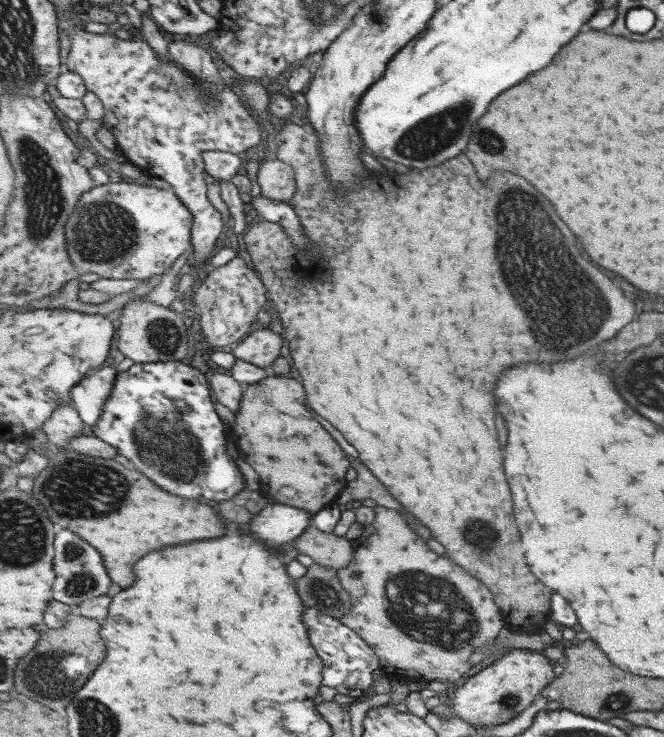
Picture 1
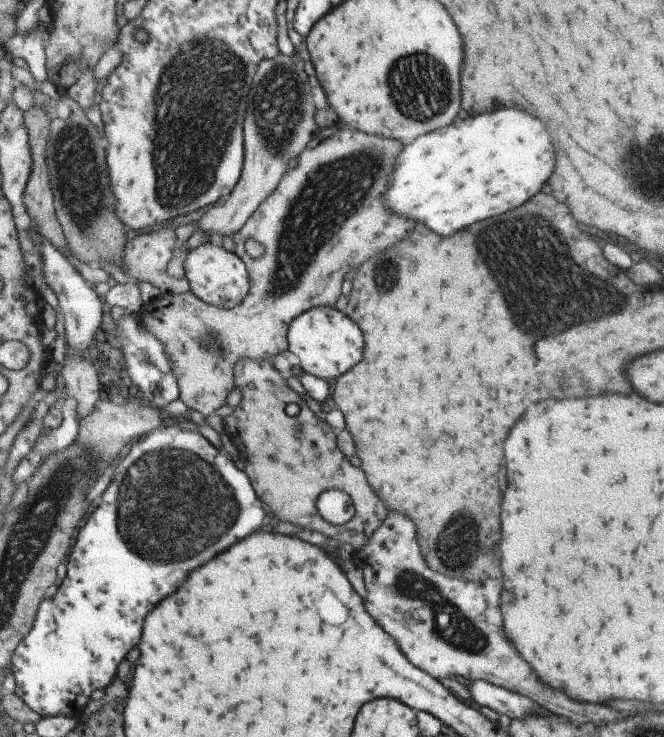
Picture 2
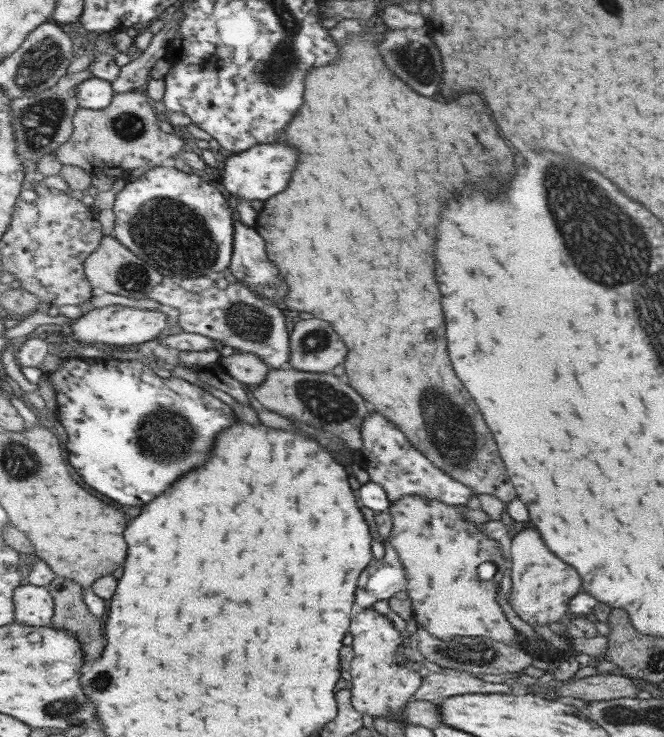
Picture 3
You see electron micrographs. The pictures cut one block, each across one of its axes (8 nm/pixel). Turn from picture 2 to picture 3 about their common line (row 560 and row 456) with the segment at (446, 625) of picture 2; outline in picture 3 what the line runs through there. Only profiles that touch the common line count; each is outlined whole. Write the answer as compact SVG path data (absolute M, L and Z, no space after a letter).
M371 412L362 428L364 440L363 468L367 470L369 480L380 484L387 491L392 504L407 495L421 495L437 499L450 505L465 505L473 498L474 488L455 480L455 477L439 468L429 457L416 448L406 432L399 430L389 418L379 412Z

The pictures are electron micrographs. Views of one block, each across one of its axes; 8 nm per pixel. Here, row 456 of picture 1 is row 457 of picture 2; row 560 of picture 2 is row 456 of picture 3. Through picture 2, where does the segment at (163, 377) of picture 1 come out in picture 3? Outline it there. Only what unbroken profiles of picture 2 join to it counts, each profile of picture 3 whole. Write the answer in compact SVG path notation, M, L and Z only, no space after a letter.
M65 358L55 371L47 375L56 393L57 418L68 435L67 454L71 464L91 488L121 504L145 506L155 500L179 480L185 470L201 466L209 458L215 438L235 422L233 408L223 400L183 378L161 378L135 360Z

